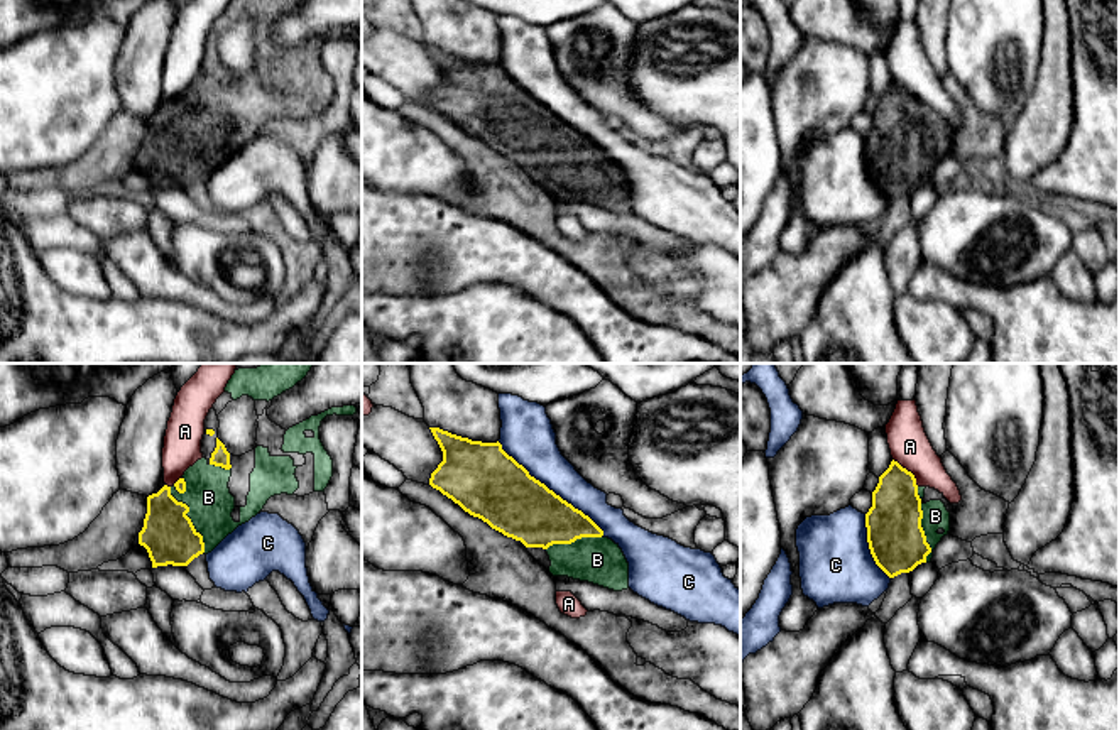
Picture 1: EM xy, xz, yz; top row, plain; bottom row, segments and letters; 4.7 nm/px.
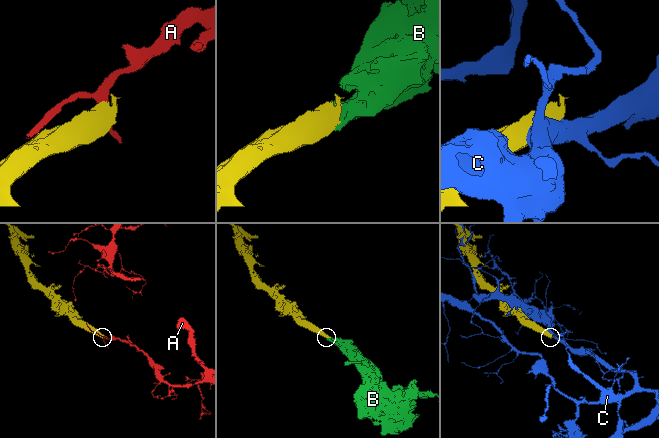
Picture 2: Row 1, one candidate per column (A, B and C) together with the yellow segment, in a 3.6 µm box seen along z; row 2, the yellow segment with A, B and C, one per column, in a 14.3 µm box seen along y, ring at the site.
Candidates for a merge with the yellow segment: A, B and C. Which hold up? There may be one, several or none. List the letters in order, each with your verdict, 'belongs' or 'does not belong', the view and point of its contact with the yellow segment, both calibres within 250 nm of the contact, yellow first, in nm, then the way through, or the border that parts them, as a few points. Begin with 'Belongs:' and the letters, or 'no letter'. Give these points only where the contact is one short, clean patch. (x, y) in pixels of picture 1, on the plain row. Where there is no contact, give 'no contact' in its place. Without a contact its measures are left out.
Belongs: B
A: does not belong; meets yellow in yz at (906, 92); 260 nm thick on the yellow side, 190 nm on the other; border along yz (893, 80), (913, 97), (918, 107)
B: belongs; meets yellow in xy at (185, 125); 260 nm thick on the yellow side, 220 nm on the other
C: does not belong; meets yellow in xz at (551, 112); 320 nm thick on the yellow side, 220 nm on the other

